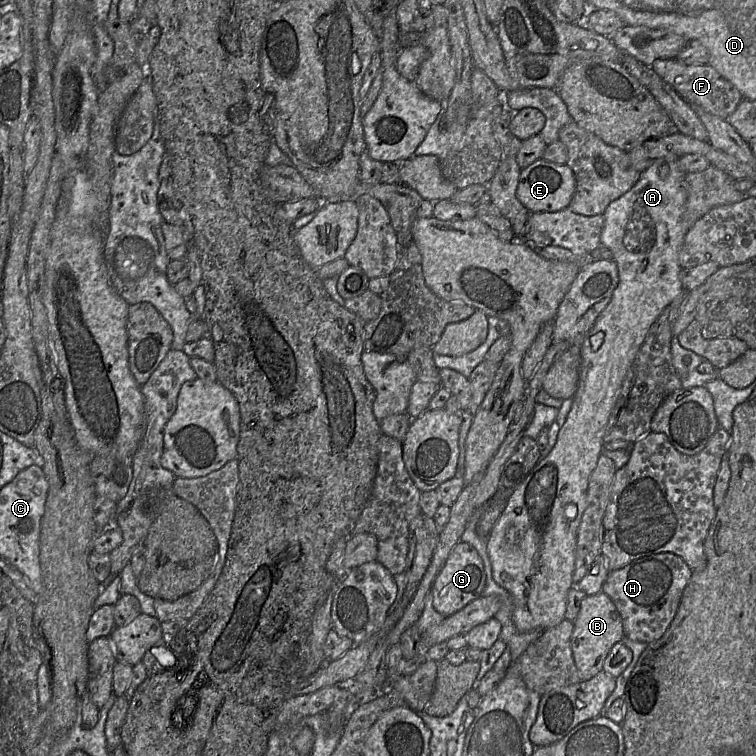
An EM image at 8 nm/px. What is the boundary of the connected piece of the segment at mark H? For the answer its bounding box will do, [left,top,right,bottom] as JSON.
[602,553,693,644]

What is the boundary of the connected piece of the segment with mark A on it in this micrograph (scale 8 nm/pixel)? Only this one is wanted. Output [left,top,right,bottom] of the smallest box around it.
[487,158,687,632]

